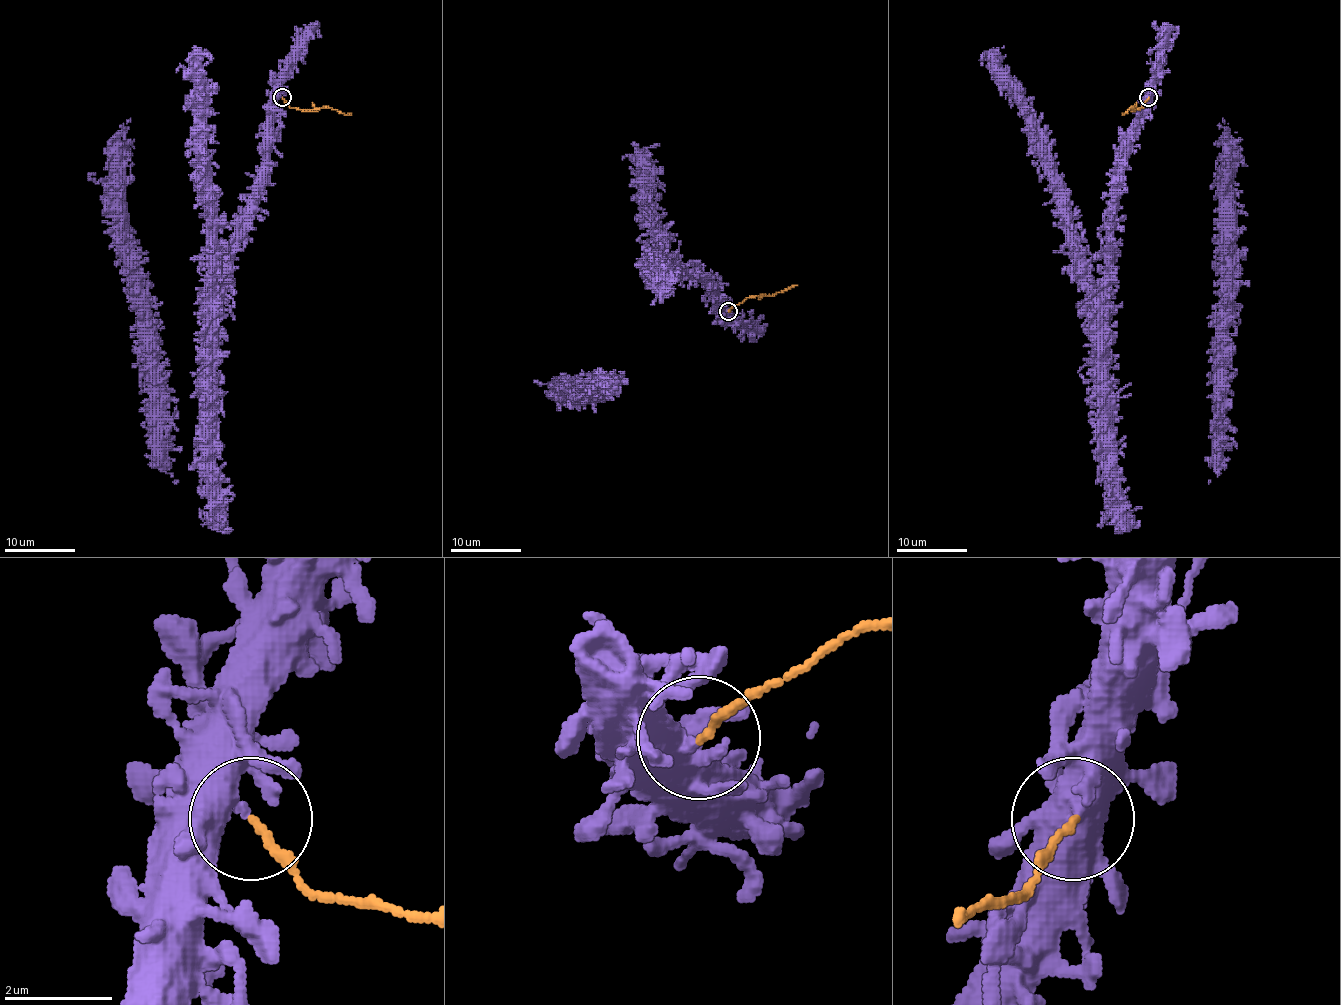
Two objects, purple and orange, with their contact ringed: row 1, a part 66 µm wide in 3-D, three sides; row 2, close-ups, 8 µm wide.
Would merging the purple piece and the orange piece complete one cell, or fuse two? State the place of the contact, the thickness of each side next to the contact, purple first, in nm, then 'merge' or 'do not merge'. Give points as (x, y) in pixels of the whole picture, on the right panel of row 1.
at (1148, 97); 360 nm thick on the purple side, 140 nm on the other; do not merge

